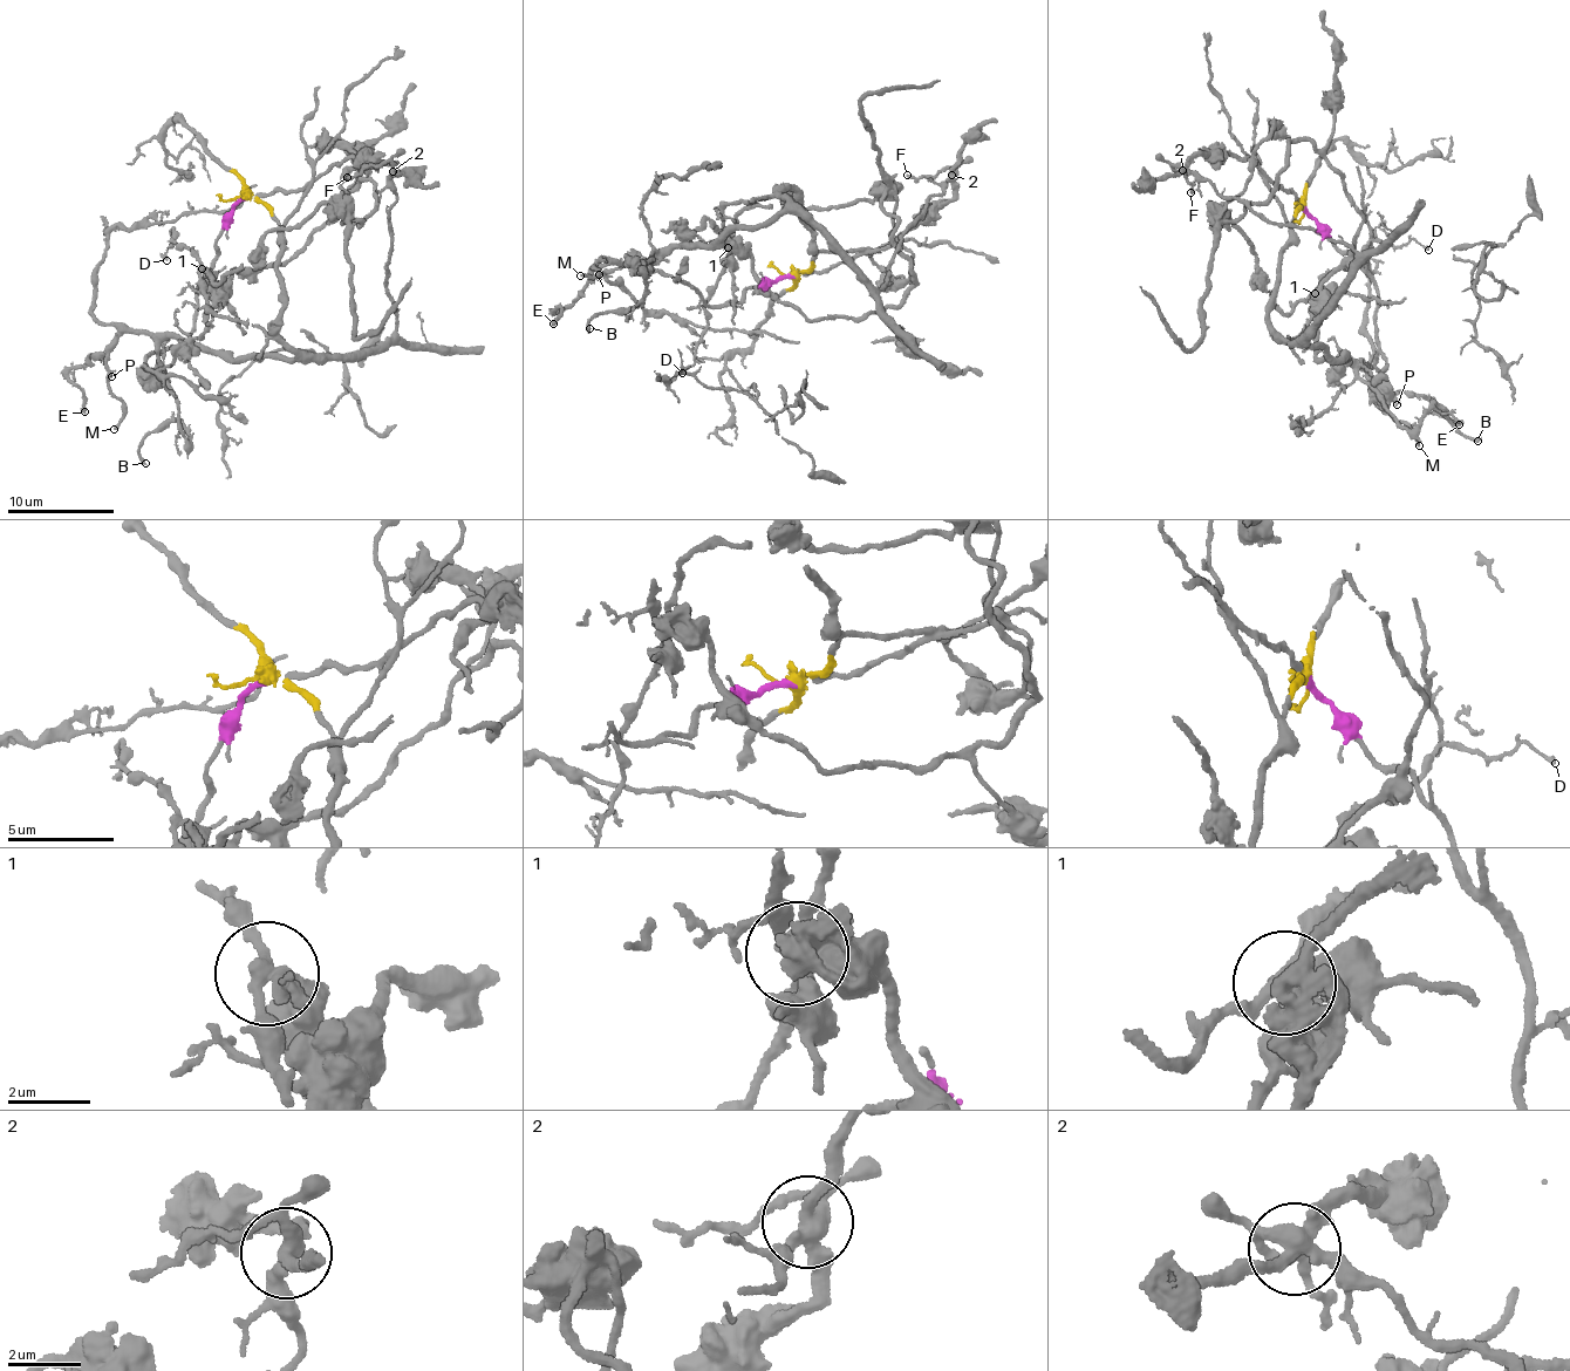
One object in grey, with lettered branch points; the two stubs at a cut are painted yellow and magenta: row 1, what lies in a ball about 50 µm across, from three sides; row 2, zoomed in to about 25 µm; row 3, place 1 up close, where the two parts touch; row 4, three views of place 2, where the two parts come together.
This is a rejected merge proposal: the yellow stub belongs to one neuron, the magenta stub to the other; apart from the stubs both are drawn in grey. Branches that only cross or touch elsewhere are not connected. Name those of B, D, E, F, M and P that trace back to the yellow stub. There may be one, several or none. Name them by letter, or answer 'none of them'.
B, D, E, F, M, P

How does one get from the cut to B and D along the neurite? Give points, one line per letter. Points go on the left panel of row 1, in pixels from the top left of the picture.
B: (244, 199), (279, 225), (295, 354), (230, 362), (163, 339), (190, 441), (177, 421), (148, 431), (145, 464)
D: (244, 199), (257, 200), (279, 225), (284, 301), (271, 333), (210, 311), (202, 264), (171, 230), (168, 259)

